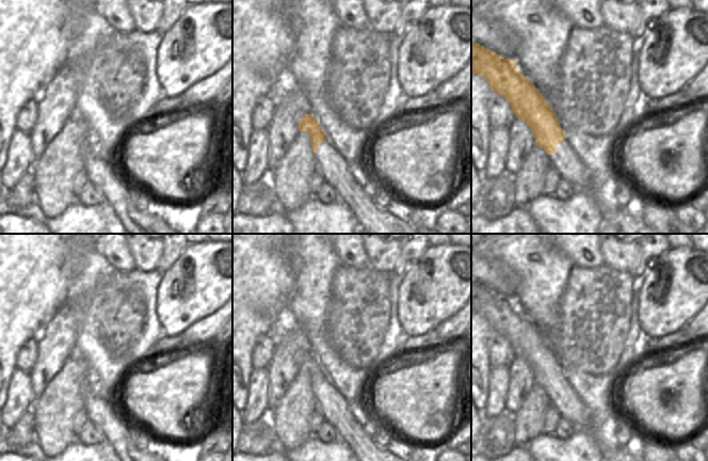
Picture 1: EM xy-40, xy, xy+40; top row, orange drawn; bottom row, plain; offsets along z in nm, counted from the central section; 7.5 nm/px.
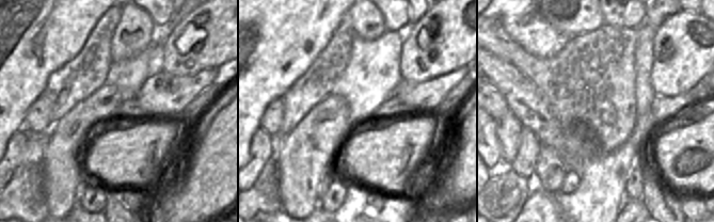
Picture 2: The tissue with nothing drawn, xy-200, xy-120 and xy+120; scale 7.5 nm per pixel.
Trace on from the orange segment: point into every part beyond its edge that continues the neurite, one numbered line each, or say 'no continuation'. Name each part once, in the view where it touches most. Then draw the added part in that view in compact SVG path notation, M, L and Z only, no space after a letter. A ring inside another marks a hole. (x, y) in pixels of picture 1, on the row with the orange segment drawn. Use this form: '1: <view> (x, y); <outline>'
1: xy+40 (568, 164); M566 139L557 145L557 152L548 155L550 165L566 180L576 193L590 193L594 196L591 173L574 152Z

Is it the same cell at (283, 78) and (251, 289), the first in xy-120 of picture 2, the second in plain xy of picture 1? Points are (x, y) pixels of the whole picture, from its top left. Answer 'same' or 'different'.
same

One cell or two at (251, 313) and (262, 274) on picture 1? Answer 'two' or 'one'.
one

